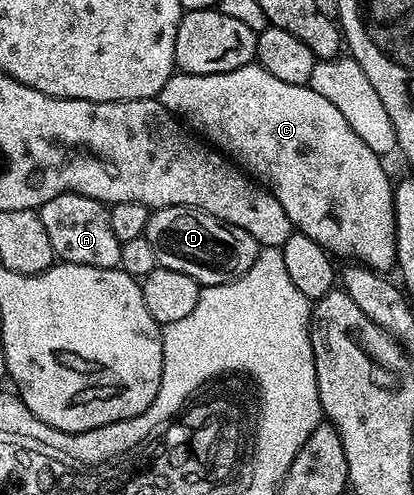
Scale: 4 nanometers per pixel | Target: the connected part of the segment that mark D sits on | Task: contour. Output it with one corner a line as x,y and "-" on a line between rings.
166,206
152,210
145,236
149,244
153,244
153,252
157,252
159,265
193,276
200,287
220,286
237,280
253,268
261,249
259,241
245,232
245,228
230,226
228,222
191,206

